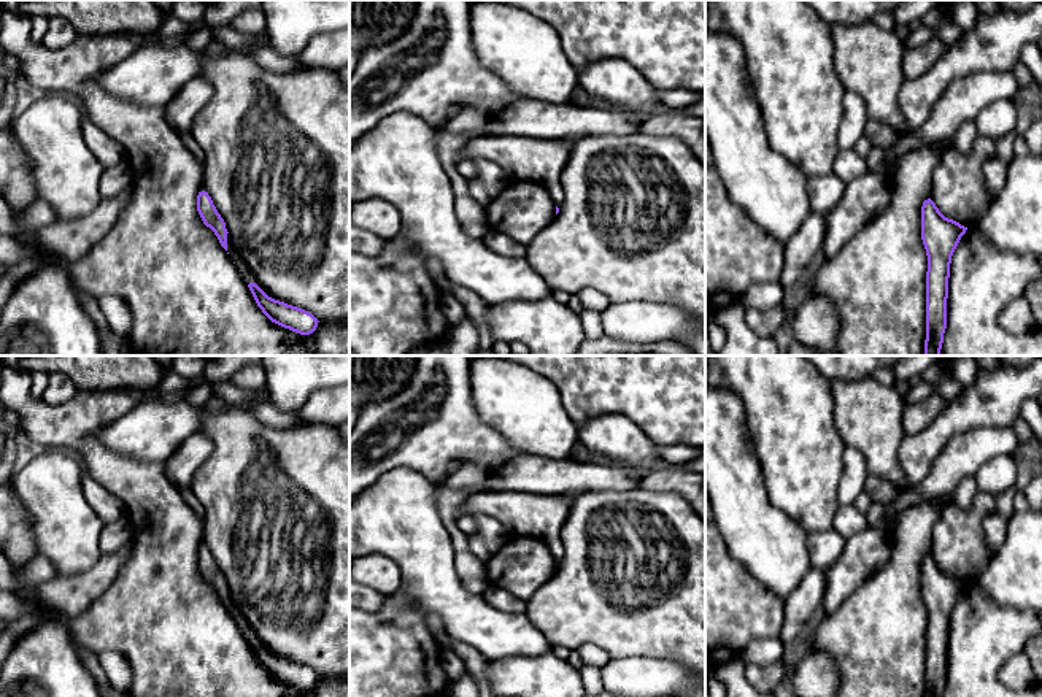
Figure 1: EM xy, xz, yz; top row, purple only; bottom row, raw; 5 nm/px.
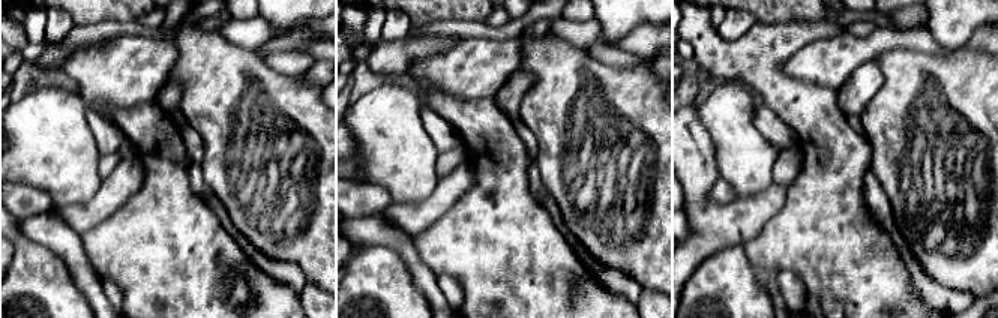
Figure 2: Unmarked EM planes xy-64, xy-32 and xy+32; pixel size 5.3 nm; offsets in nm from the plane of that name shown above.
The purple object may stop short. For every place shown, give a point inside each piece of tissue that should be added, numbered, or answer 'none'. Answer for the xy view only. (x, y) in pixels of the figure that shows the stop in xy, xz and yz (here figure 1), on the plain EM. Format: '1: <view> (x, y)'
1: xy (243, 624)

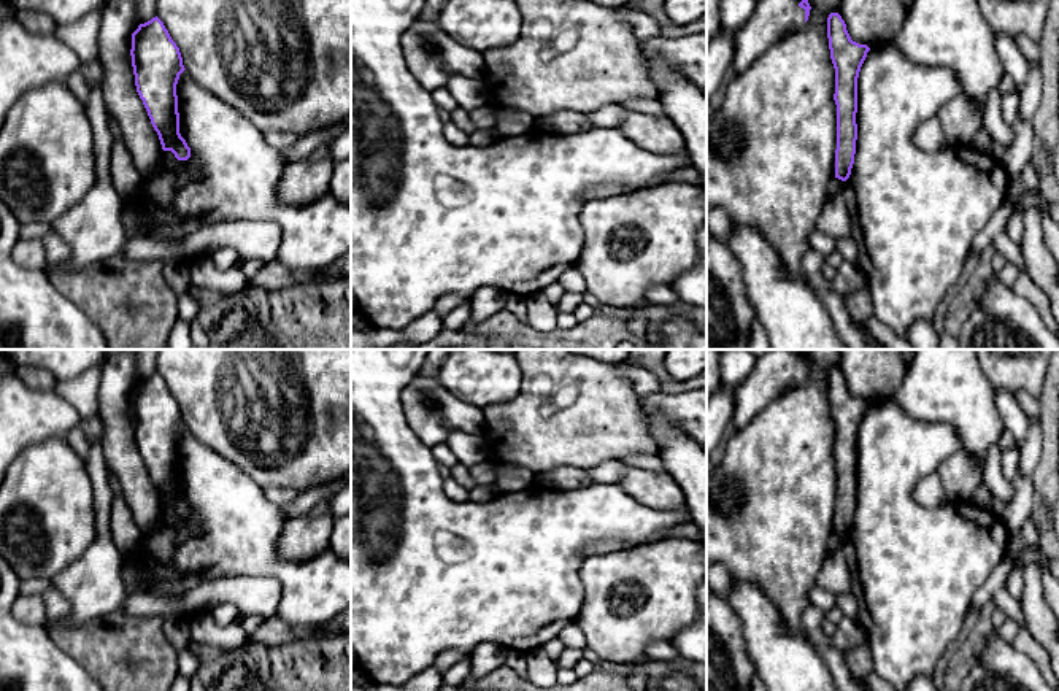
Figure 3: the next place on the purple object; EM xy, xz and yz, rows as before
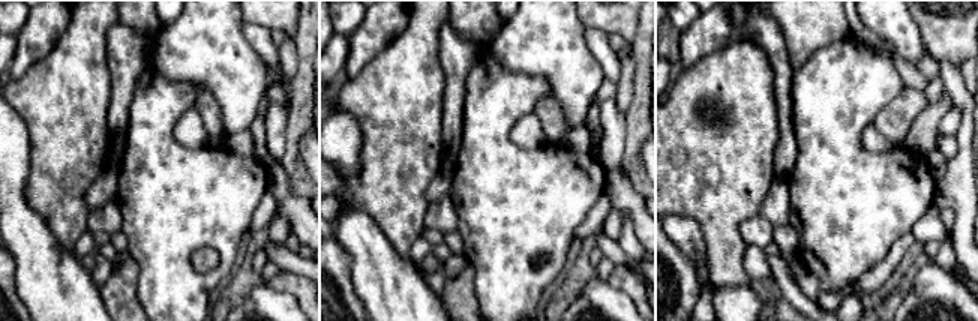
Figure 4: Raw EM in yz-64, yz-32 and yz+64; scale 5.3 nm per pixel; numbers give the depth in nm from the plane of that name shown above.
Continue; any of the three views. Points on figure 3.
1: yz (778, 370)

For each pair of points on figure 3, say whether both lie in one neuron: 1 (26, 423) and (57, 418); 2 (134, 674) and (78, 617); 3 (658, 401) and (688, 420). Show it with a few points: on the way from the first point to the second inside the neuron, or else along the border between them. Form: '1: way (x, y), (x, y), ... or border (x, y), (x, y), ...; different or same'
1: way (34, 418), (50, 418); same
2: border (119, 612), (75, 626), (56, 626), (51, 623); different
3: way (666, 405), (675, 407), (680, 412); same

